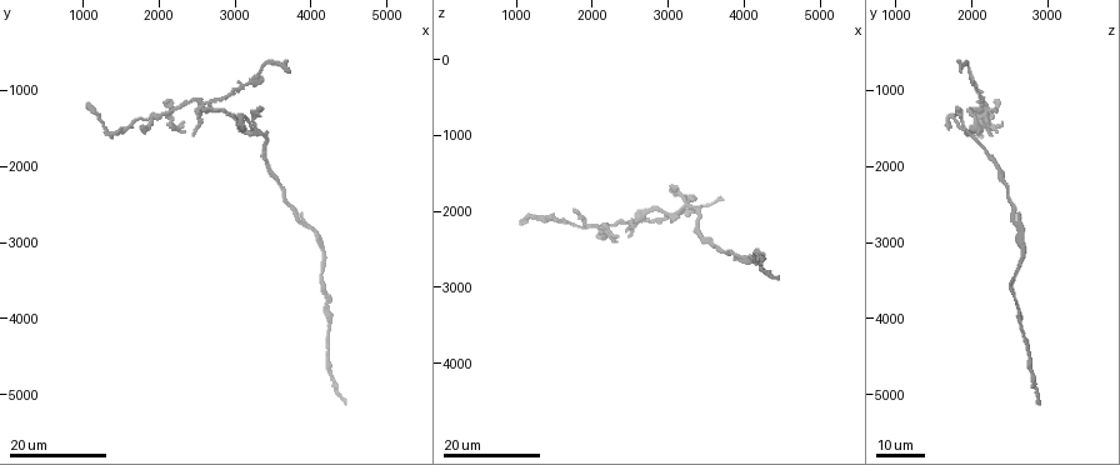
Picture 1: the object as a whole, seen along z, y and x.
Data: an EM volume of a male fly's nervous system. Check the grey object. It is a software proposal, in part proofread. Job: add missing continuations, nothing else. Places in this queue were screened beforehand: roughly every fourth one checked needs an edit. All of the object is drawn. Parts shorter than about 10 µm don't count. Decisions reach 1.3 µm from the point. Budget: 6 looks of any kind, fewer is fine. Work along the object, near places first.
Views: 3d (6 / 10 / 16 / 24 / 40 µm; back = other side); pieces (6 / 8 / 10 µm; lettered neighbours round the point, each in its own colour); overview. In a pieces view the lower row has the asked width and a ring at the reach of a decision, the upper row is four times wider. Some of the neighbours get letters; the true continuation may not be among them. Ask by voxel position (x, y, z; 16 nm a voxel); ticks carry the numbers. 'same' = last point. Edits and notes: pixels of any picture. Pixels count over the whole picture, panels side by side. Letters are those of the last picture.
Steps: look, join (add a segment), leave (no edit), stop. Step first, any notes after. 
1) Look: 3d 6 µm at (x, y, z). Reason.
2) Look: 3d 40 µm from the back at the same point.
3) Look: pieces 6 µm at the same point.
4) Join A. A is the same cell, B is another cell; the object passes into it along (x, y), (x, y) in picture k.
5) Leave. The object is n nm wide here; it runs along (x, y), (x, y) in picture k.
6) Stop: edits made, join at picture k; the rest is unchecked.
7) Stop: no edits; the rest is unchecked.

Look: 3d 16 µm at (3850, 2650, 2600). An open end.

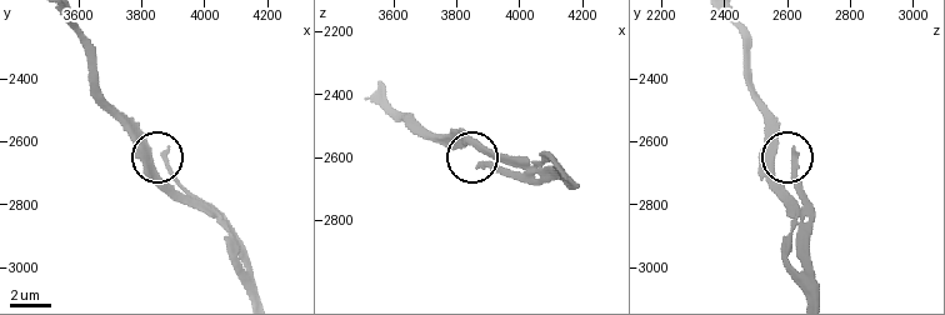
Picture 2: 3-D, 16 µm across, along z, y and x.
Look: pieces 10 µm at (3880, 2620, 2610).

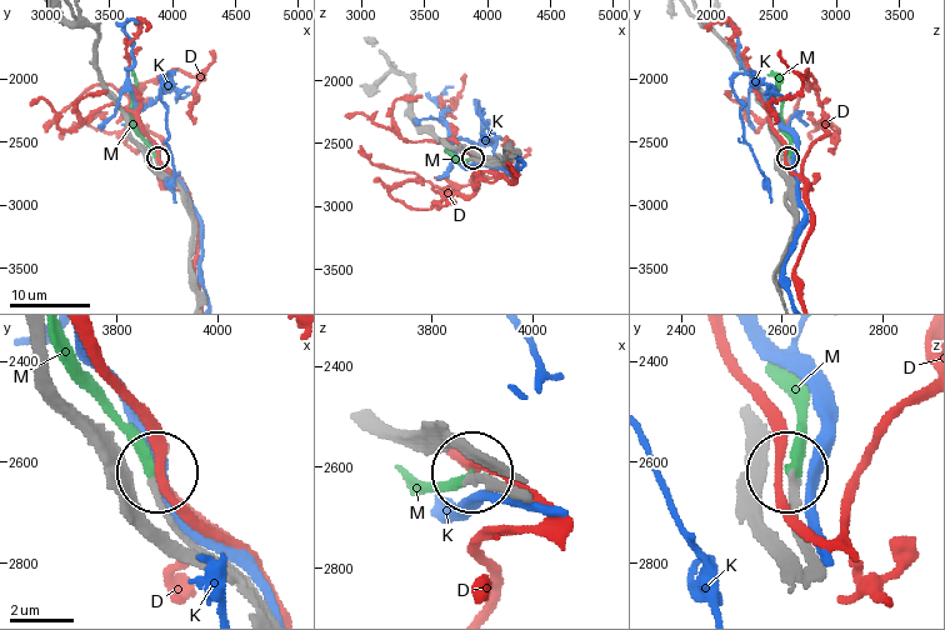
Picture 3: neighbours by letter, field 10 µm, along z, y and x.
Join M. M is the same cell, D and K are other cells; the object passes into it along (451, 434), (481, 473), (419, 480) in picture 3; the neuron continues.

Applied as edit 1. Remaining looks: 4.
Look: overview. Redraw.

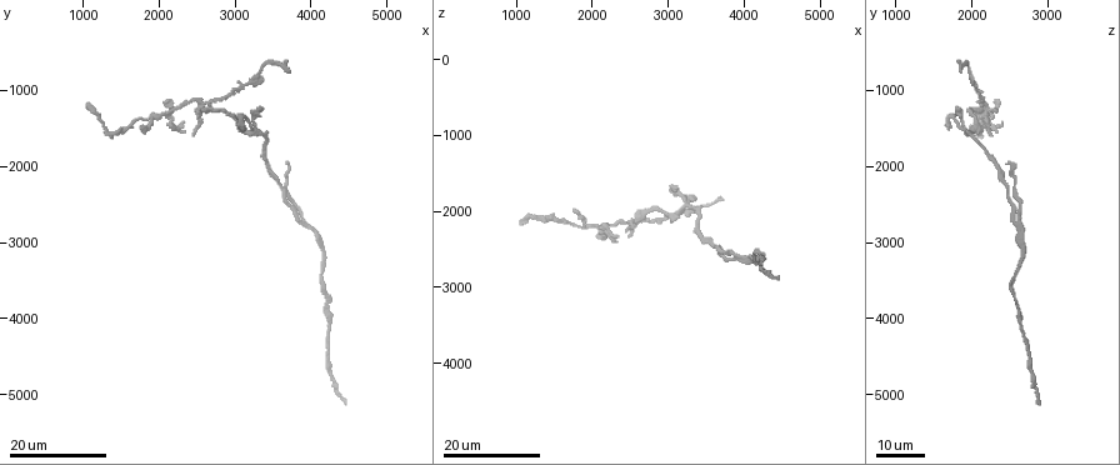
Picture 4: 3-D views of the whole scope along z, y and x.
Look: 3d 24 µm at (1750, 1450, 2000). Free end.

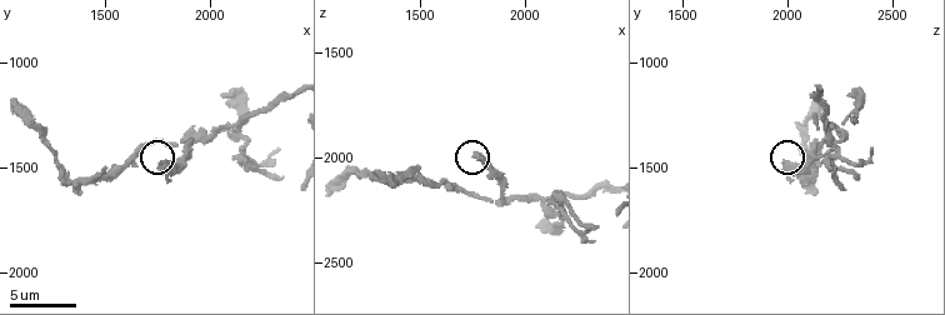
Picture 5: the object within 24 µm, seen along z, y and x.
Look: pieces 10 µm at (1760, 1510, 1990).

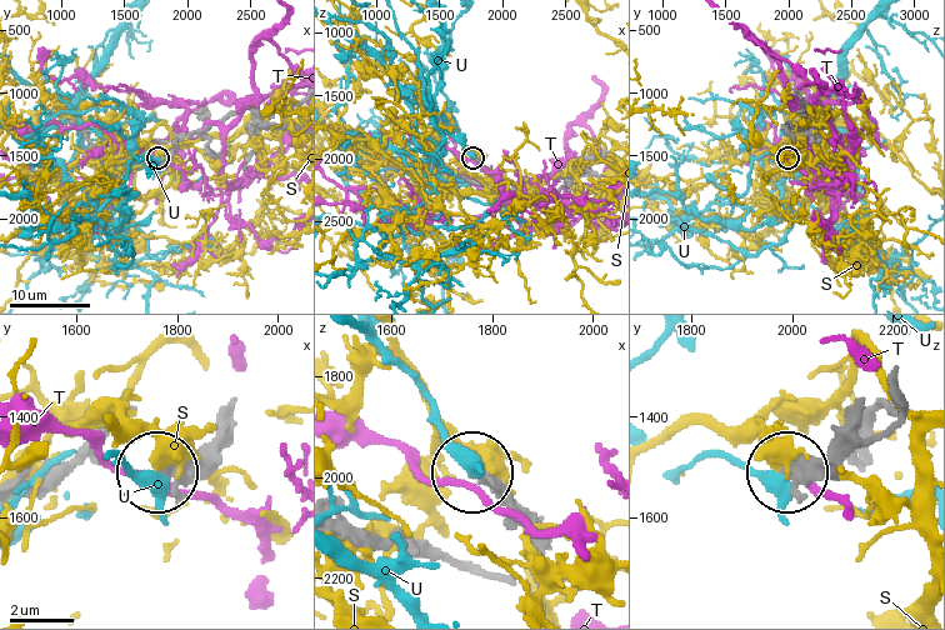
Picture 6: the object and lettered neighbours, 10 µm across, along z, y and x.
Leave. The object is 390 nm wide here; S, T and U are other cells; it runs along (224, 436), (156, 466) in picture 6; none of them fits.

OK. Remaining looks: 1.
Look: pieces 6 µm at (2310, 1410, 2400). Branch stops here.

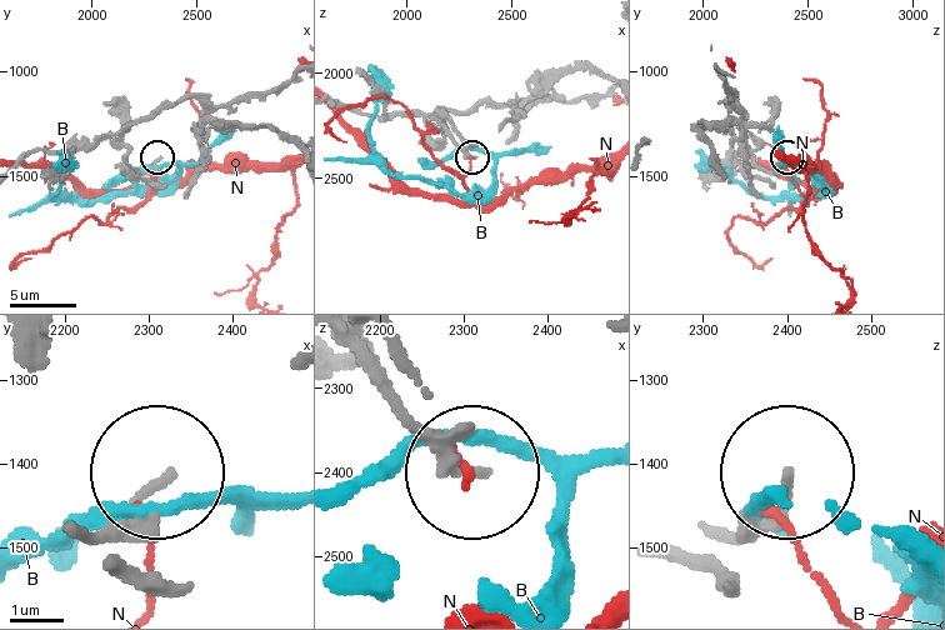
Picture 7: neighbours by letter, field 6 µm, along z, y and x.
Leave. The object is 150 nm wide here; B and N are other cells; it runs along (721, 529), (761, 524), (789, 475) in picture 7; none of them fits.

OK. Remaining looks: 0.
Stop: edits made, join at picture 3; the rest is unchecked.

